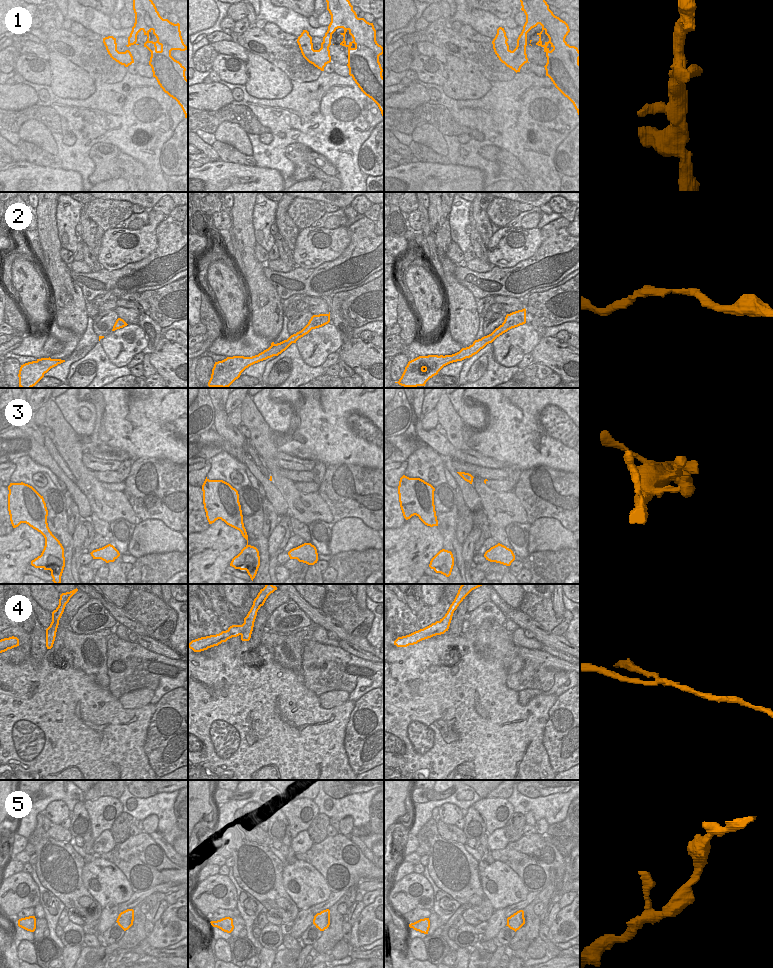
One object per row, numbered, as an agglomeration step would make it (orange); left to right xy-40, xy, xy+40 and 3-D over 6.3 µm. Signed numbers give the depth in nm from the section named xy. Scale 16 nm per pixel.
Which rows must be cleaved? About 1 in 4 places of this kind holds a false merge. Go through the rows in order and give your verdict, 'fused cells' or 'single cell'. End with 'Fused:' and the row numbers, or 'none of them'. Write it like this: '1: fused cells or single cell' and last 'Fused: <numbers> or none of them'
1: single cell
2: single cell
3: single cell
4: fused cells
5: single cell
Fused: 4

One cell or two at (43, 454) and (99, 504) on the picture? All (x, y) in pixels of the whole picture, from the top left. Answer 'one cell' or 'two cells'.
two cells

